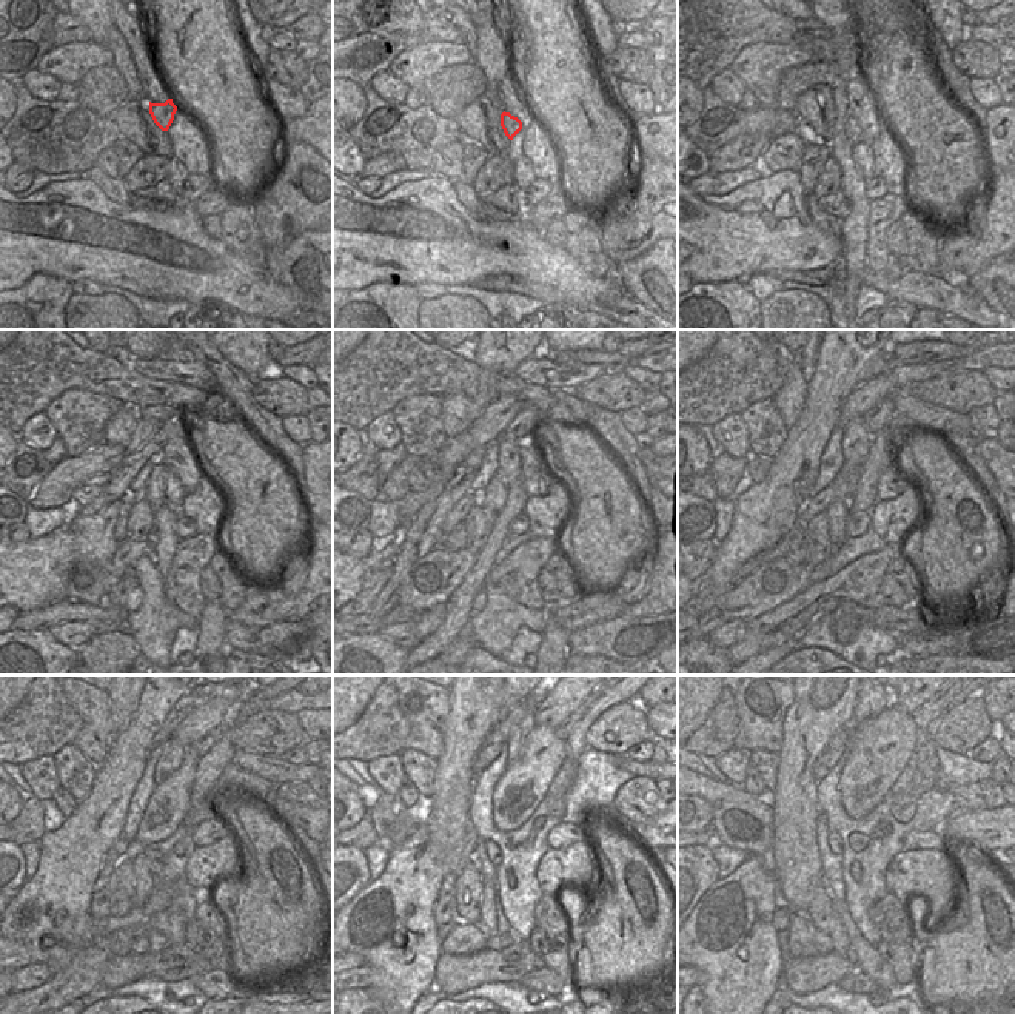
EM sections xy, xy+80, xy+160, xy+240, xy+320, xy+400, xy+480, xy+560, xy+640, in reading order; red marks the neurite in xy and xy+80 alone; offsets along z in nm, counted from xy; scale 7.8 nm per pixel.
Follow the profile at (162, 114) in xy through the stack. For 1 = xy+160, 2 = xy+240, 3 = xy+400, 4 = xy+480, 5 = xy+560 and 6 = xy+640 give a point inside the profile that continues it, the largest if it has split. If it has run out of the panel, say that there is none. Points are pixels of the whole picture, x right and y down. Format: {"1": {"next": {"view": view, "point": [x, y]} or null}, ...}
{"1": {"next": {"view": "xy+160", "point": [850, 127]}}, "2": {"next": {"view": "xy+240", "point": [154, 492]}}, "3": {"next": {"view": "xy+400", "point": [838, 512]}}, "4": {"next": {"view": "xy+480", "point": [144, 880]}}, "5": {"next": {"view": "xy+560", "point": [489, 919]}}, "6": {"next": {"view": "xy+640", "point": [840, 940]}}}

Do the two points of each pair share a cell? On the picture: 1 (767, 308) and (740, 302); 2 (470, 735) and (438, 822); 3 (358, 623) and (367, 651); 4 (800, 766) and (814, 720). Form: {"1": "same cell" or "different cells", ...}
{"1": "different cells", "2": "same cell", "3": "different cells", "4": "same cell"}

